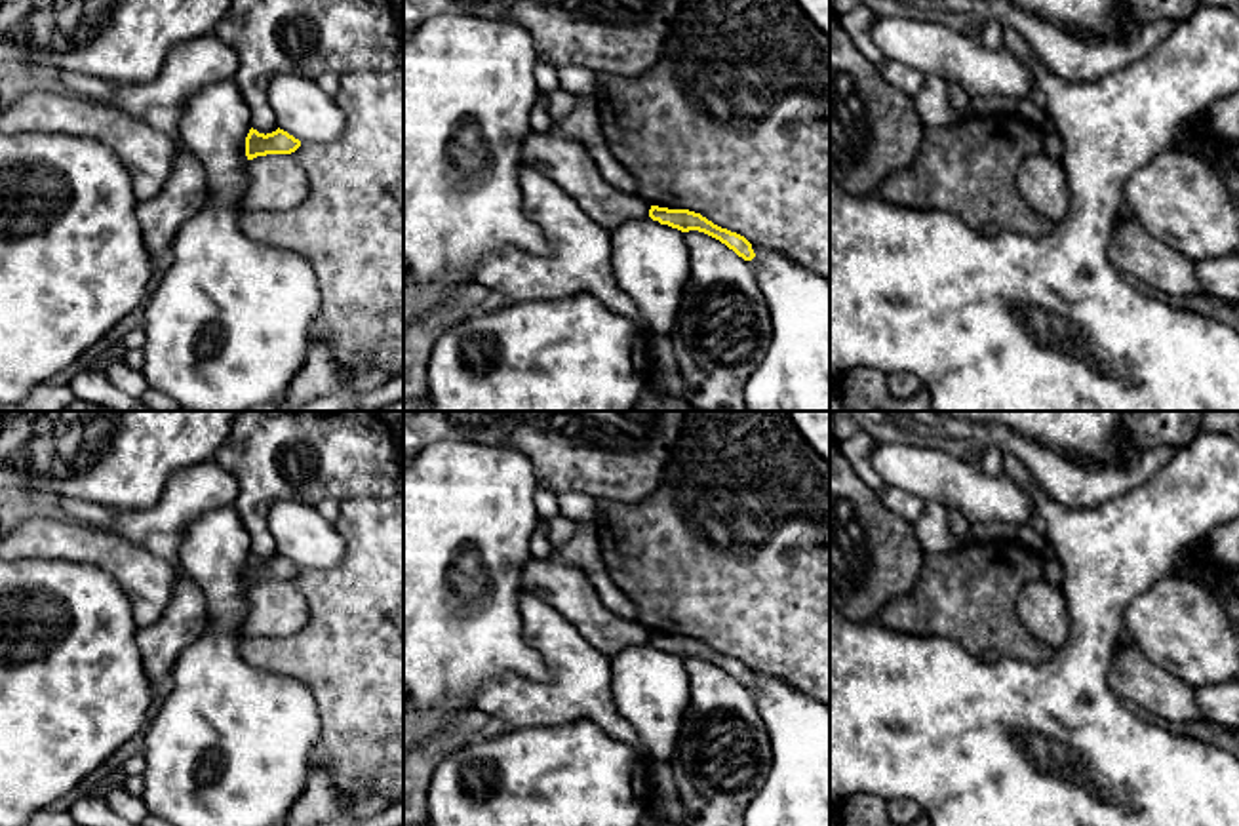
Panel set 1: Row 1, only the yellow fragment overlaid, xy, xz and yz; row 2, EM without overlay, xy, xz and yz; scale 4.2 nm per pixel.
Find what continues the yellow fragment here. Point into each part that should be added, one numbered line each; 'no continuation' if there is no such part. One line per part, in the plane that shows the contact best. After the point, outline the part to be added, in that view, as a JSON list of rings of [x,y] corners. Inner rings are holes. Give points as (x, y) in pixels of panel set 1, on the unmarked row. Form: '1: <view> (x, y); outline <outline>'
no continuation

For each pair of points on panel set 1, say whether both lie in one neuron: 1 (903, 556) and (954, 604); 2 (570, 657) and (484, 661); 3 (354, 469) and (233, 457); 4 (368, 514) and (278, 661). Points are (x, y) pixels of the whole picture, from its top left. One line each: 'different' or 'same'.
1: different
2: different
3: same
4: same

